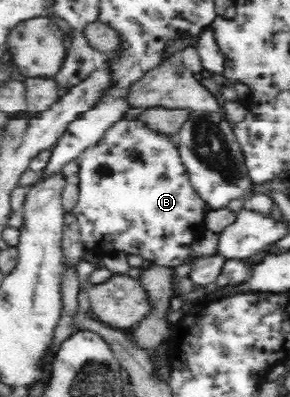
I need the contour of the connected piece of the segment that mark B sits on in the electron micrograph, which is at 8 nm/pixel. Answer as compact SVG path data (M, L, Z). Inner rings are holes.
M138 119L135 120L120 120L117 121L112 127L107 129L107 132L103 134L97 146L87 149L79 159L79 197L77 204L71 210L75 218L78 220L80 226L80 233L84 245L87 249L92 249L97 246L105 246L105 248L111 252L125 252L131 255L141 255L146 259L146 262L157 261L162 265L177 266L185 262L190 258L190 244L195 240L195 231L197 227L201 227L204 224L204 218L206 213L209 212L210 206L203 201L203 198L196 192L196 189L191 185L190 177L187 170L183 166L178 147L175 145L175 139L169 138L163 134L159 134L146 127L145 123L142 123ZM131 151L137 151L137 157L131 159L129 153Z

